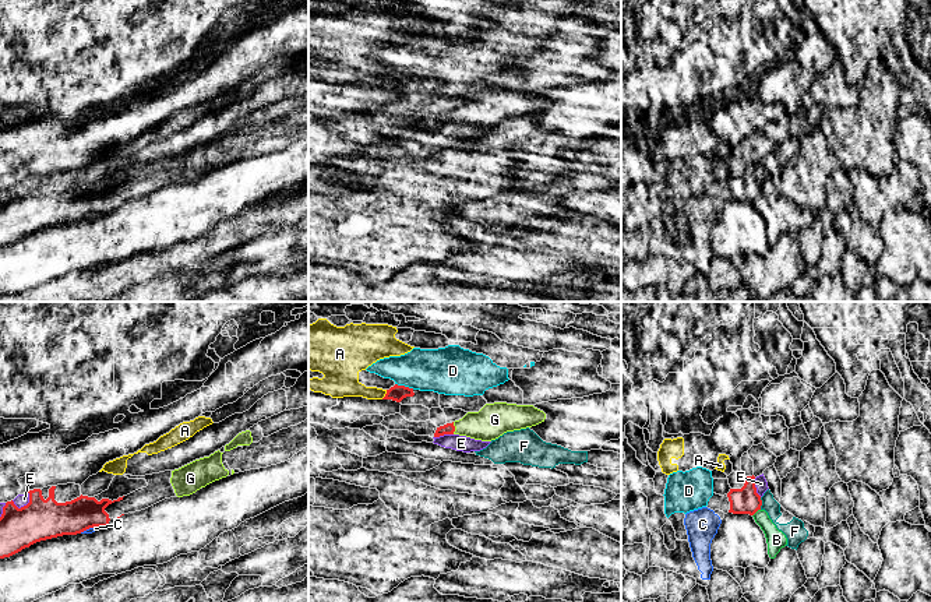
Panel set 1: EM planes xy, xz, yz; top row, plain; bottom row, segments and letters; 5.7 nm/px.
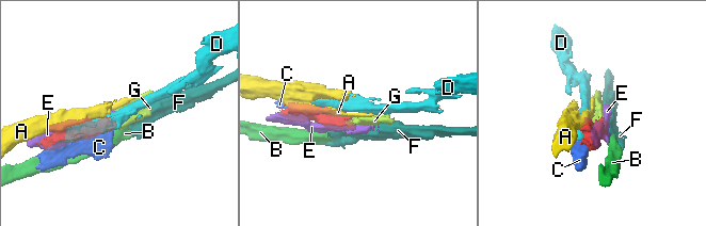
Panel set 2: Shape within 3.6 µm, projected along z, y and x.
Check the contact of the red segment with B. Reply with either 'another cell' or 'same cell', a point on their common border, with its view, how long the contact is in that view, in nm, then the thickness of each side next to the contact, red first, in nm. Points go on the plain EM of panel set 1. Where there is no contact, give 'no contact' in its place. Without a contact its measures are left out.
another cell | yz (755, 199) | 60 nm | 160/110 nm

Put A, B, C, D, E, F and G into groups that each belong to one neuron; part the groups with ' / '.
A / B F / C / D / E / G

